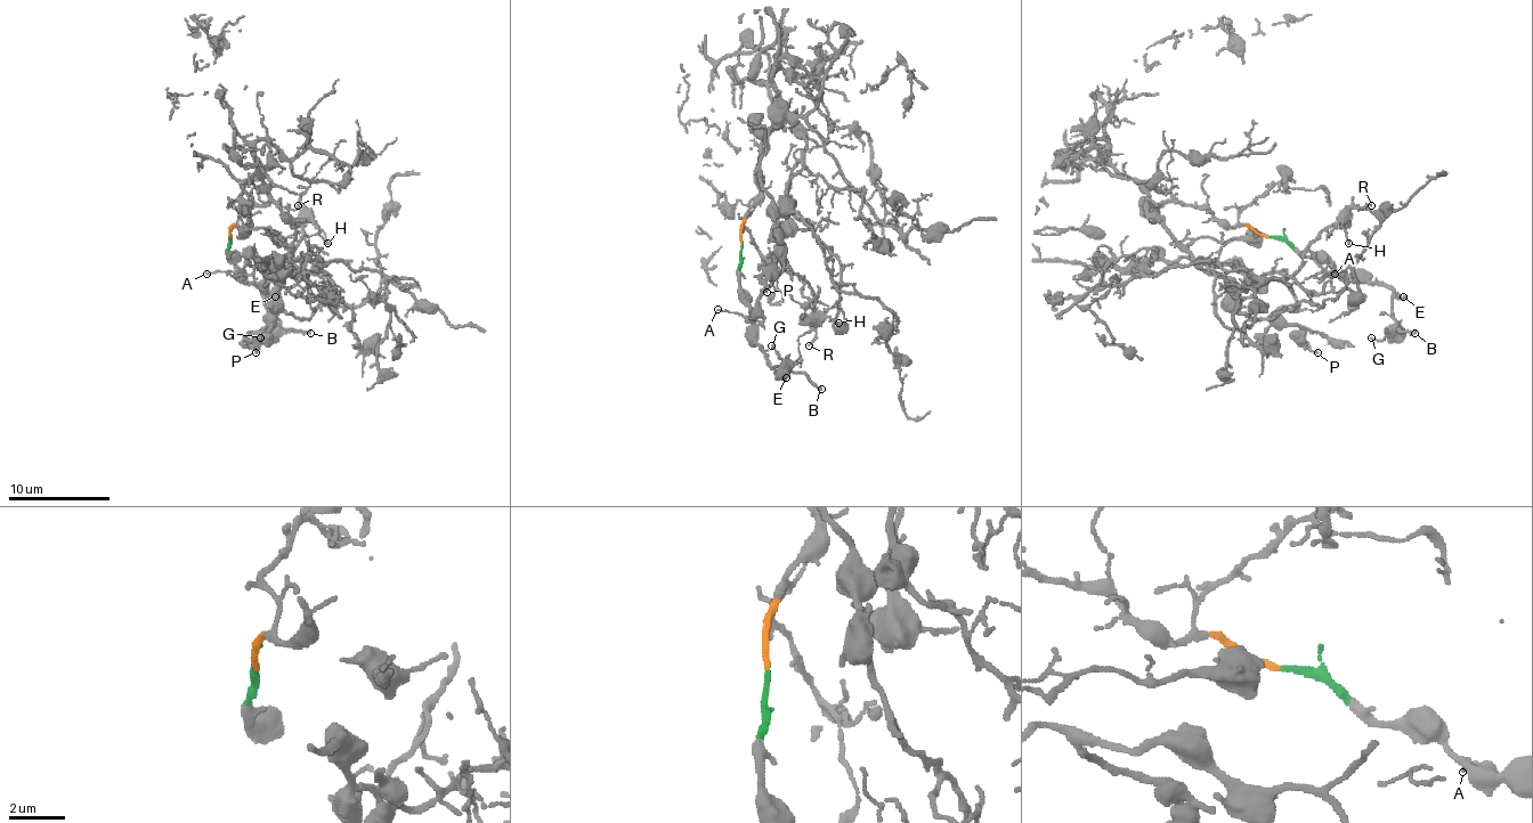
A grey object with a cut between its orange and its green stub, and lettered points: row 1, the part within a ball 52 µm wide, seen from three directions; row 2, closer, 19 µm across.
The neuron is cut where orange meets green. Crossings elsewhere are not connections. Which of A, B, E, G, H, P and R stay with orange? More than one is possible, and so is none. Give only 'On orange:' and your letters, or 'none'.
On orange: H, P, R

